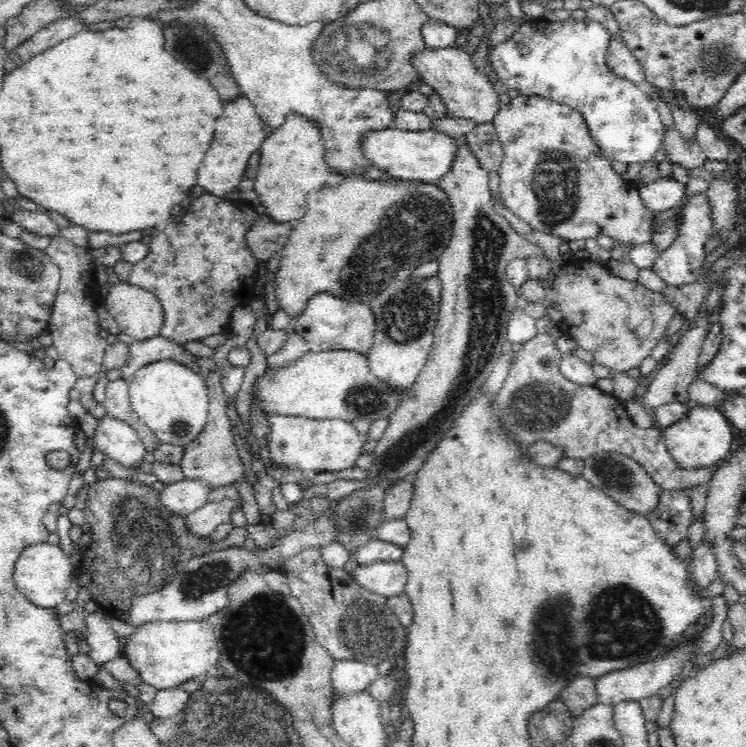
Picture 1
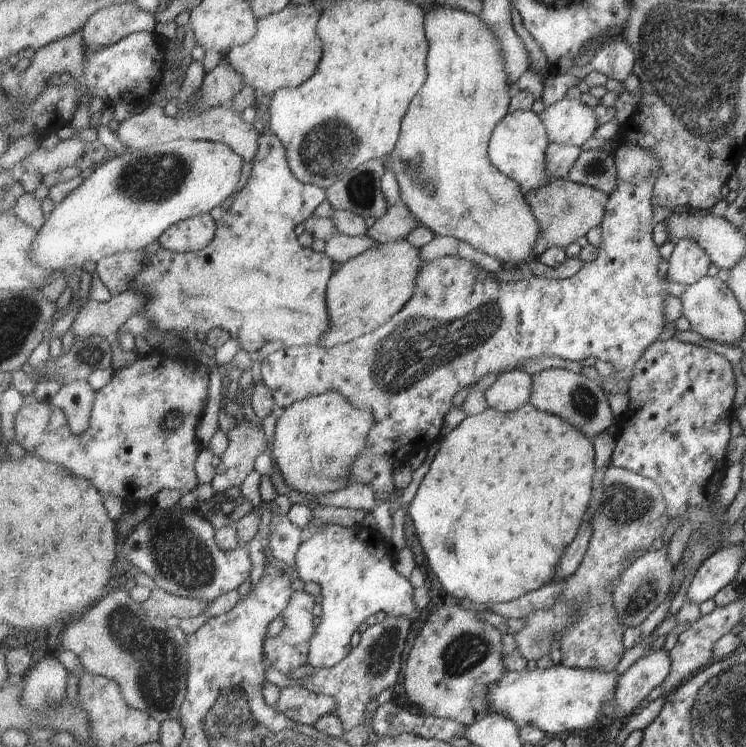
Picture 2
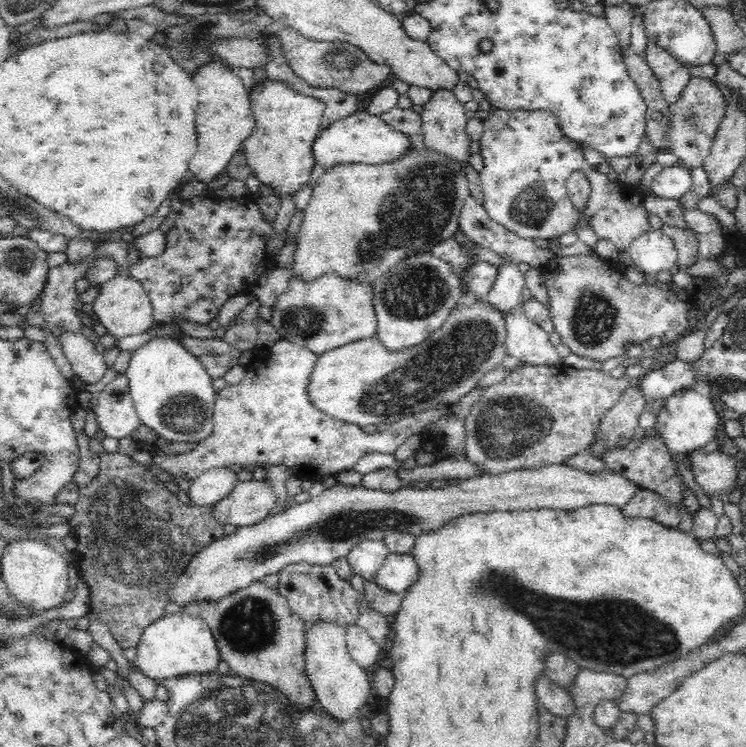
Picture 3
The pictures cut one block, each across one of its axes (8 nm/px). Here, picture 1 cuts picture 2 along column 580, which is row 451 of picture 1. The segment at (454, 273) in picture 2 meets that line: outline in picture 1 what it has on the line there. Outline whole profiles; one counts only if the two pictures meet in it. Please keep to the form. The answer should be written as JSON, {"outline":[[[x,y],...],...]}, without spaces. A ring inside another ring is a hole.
{"outline":[[[268,416],[272,423],[270,432],[270,458],[290,468],[303,471],[311,469],[321,472],[340,472],[354,468],[356,460],[362,455],[362,446],[370,439],[376,442],[388,427],[388,419],[378,418],[370,423],[369,432],[358,432],[352,422],[336,417],[335,419],[314,420],[308,417]]]}

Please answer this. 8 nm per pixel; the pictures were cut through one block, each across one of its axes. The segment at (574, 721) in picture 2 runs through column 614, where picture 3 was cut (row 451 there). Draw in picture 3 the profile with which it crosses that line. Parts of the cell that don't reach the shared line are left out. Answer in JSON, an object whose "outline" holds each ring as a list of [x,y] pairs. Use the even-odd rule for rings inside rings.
{"outline":[[[687,391],[670,396],[666,404],[658,411],[655,426],[671,452],[683,456],[703,450],[708,442],[720,436],[722,427],[722,418],[718,410],[704,391]]]}

